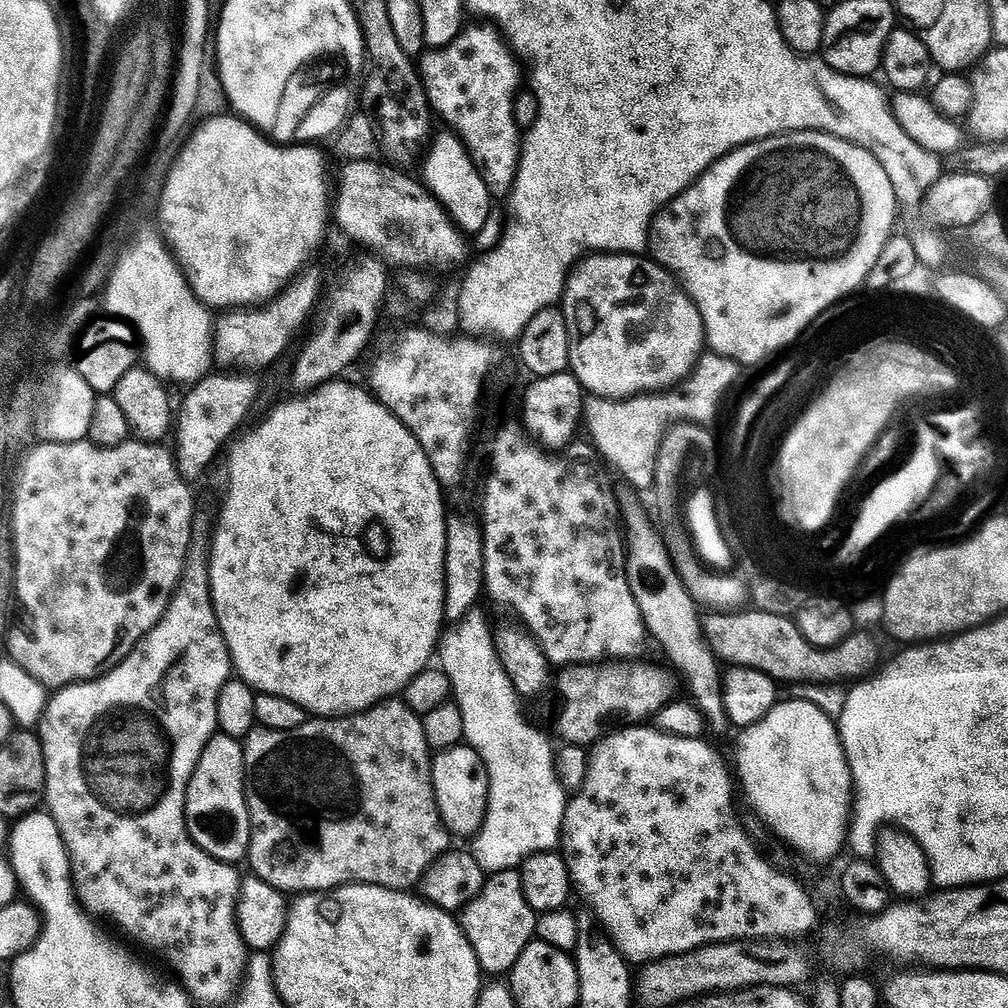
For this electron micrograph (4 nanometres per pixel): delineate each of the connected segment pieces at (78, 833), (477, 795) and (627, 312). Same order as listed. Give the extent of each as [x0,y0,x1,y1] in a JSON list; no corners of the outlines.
[[38,566,250,1005],[432,746,488,834],[562,254,706,400]]

